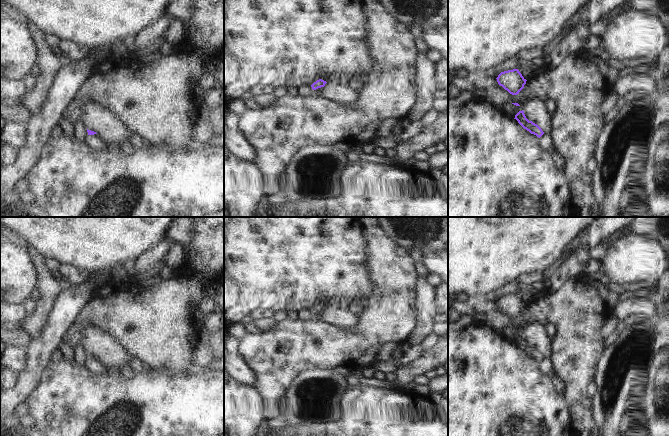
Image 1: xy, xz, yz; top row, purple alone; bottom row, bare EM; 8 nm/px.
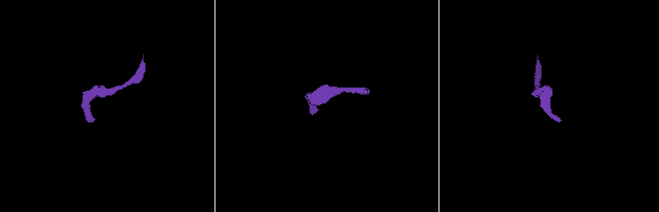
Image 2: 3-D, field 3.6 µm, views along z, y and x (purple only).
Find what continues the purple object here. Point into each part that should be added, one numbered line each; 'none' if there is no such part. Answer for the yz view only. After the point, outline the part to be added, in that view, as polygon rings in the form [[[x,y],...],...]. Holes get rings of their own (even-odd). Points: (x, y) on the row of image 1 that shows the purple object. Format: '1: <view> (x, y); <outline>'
1: yz (546, 142); [[[544,133],[540,137],[540,144],[542,148],[547,150],[548,152],[551,152],[554,149],[554,143],[552,141],[550,133]]]

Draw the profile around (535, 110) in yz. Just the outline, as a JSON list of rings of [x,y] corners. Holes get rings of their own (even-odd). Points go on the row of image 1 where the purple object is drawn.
[[[529,97],[522,104],[522,109],[529,121],[537,124],[544,133],[552,130],[551,106],[545,104],[540,97]]]

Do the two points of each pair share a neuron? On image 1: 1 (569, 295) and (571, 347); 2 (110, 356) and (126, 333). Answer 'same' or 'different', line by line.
1: same
2: different

